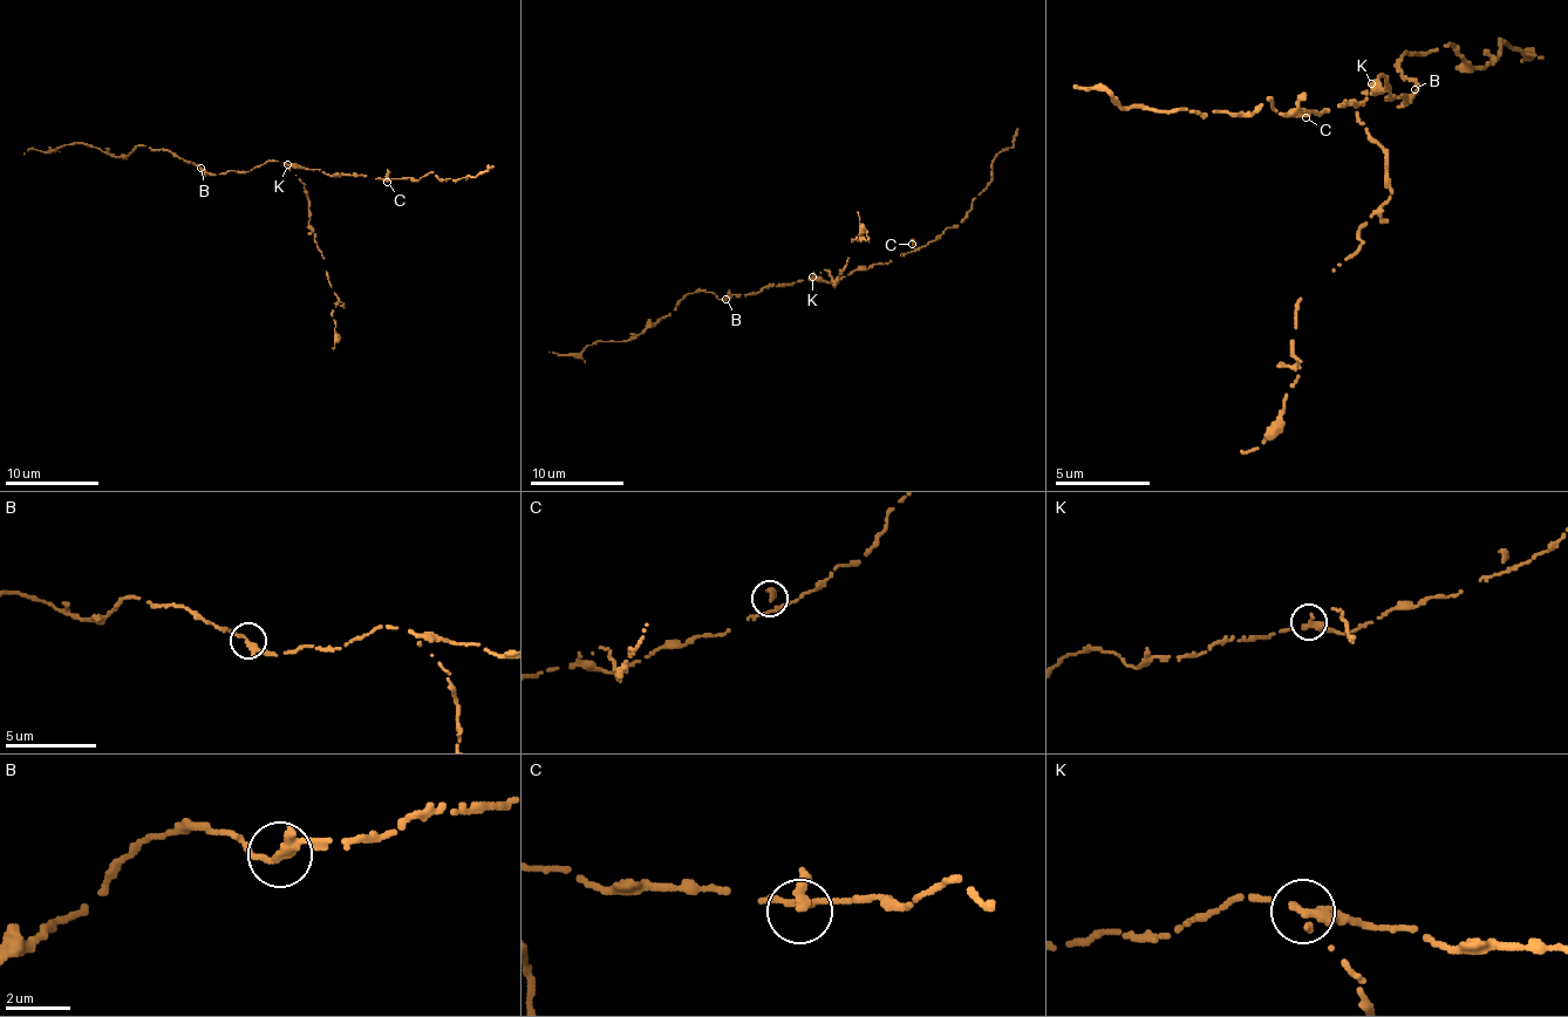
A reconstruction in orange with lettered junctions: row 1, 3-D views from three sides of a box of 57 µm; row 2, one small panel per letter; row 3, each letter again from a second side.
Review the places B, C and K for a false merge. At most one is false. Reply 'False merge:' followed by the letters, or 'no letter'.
False merge: K

